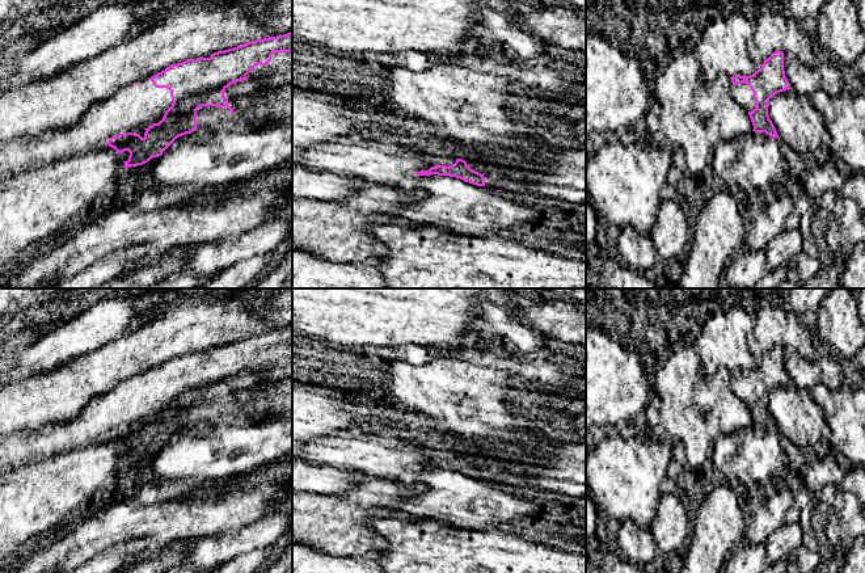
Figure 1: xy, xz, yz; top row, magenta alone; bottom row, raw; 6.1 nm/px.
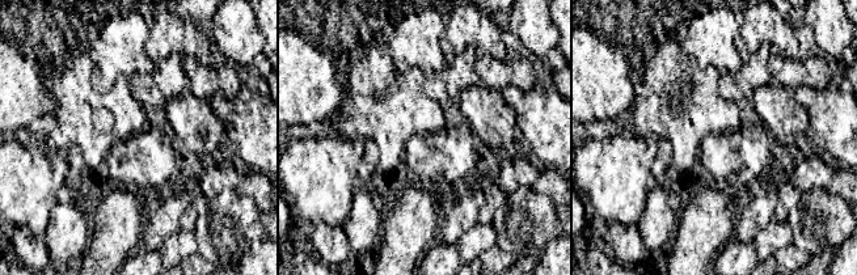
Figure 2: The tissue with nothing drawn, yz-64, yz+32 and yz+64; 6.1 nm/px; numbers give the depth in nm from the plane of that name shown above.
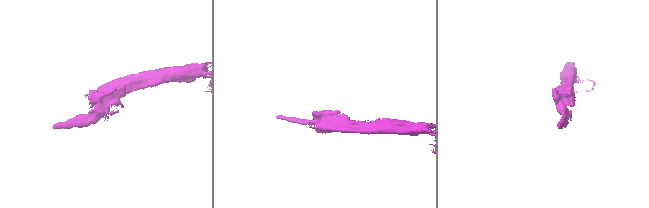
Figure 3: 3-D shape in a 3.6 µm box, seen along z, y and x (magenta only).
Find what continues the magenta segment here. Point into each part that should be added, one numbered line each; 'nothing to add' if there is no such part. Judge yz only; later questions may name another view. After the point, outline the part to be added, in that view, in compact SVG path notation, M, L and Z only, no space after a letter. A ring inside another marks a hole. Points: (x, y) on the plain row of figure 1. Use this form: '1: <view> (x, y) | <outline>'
1: yz (742, 387) | M742 376L738 379L733 379L730 385L734 395L743 400L747 405L752 405L755 403L756 396L754 392L754 387L747 378Z

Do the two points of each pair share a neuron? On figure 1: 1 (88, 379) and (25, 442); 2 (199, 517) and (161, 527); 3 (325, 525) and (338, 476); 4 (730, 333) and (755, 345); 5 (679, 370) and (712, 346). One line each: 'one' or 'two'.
1: two
2: one
3: two
4: two
5: two

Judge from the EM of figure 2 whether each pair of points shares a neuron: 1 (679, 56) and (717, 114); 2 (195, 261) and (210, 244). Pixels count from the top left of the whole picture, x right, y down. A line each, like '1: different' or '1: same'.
1: same
2: different

